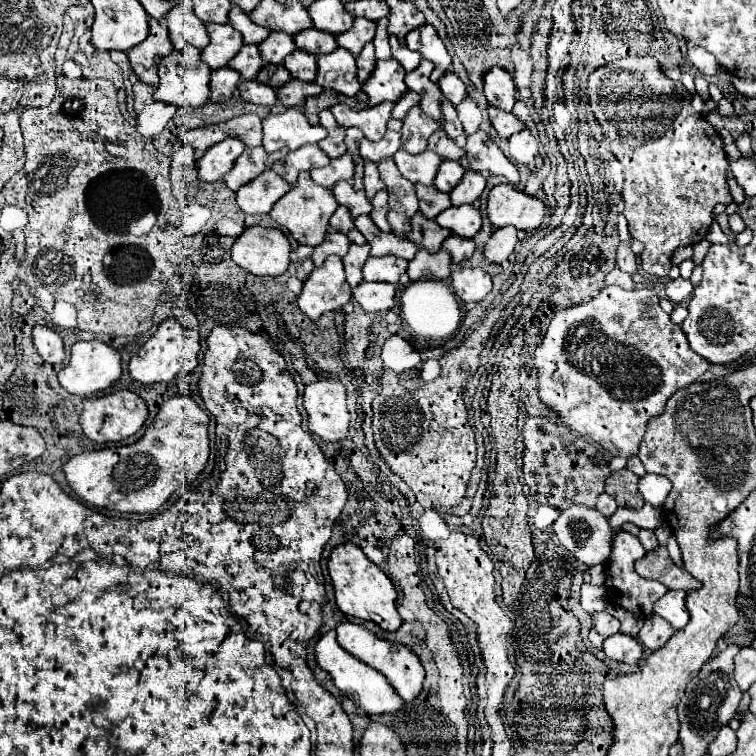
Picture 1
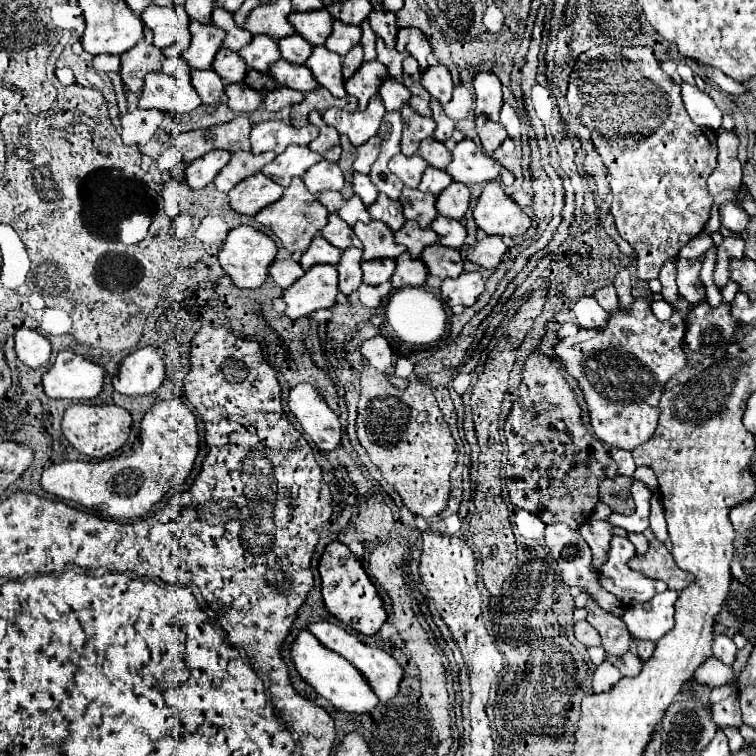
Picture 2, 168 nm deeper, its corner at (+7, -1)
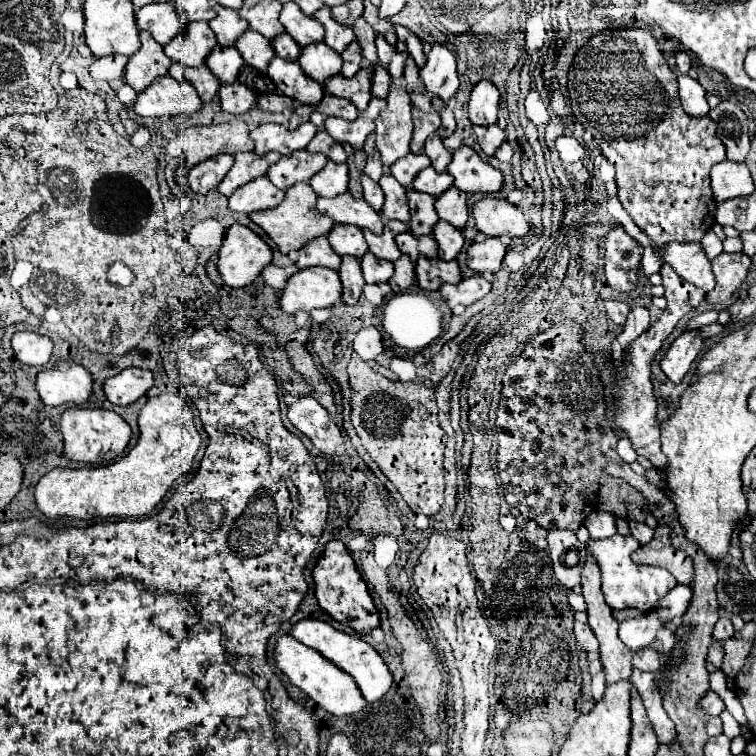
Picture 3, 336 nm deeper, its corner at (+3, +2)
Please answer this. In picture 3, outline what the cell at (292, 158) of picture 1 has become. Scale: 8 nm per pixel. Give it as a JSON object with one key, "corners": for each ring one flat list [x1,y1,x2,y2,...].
{"corners":[[306,150,282,156,270,170,268,178,280,190,288,190,296,182,310,182,310,178,324,168,328,158,324,154,312,154]]}

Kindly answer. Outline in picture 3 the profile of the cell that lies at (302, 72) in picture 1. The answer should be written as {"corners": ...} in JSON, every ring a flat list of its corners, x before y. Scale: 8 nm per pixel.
{"corners":[[274,56,268,64,268,72,270,80,276,84,278,92,282,92,284,96,296,100,296,102,302,102,302,104,310,104,310,106,316,106,320,104,322,96,324,96,324,88,308,78,298,62,292,62,292,60,282,60,278,56]]}

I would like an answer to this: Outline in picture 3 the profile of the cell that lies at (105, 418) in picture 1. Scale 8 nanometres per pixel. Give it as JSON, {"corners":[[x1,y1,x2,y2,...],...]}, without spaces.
{"corners":[[68,408,60,420,64,438,64,456,84,464,106,464,118,458,130,442,130,426,114,410,100,408]]}

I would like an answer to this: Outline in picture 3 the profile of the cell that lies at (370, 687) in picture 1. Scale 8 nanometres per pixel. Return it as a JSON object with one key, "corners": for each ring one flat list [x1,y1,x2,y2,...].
{"corners":[[288,634,280,636,276,642,274,664,296,688,300,688,308,698,312,698,316,702,316,706,324,708,326,712,330,712,334,716,350,716,350,714,360,712,366,706,366,700,362,698,360,690,356,688,356,682,352,680,352,676,348,676,340,668,334,668,330,664,330,660,324,660,320,654,316,654,316,650,296,642]]}

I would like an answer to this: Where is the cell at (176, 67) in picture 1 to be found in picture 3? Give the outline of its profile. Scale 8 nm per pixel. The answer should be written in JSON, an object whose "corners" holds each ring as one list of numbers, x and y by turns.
{"corners":[[170,74,156,78,134,102,134,112,144,118,194,114,202,106,196,90,188,82,178,82]]}

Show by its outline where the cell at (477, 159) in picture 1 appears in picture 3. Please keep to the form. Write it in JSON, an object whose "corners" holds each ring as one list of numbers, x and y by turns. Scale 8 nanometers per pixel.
{"corners":[[462,146,452,154,448,172,456,178,454,186,468,194,500,192,504,182,502,174,490,164,482,162,482,158,468,146]]}

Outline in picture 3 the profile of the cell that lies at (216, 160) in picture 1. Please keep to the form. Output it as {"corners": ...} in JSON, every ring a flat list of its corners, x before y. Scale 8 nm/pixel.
{"corners":[[212,156,212,160,204,160,204,164,198,164,188,172,188,184,192,192,196,194,208,194,214,190,226,172,232,168,234,156]]}

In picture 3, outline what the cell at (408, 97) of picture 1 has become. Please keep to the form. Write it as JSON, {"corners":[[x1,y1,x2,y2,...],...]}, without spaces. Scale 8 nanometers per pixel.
{"corners":[[376,64,374,72,372,72,372,96,384,98,388,94,390,82,392,82,392,78,388,76,388,72,384,72,384,68,380,68,380,64]]}

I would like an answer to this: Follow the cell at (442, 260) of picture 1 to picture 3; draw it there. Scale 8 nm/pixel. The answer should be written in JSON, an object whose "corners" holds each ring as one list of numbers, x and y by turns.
{"corners":[[400,256,394,262,394,276,388,280,390,288,400,294,404,290,408,290,410,286,414,286,414,264,408,260,408,256]]}

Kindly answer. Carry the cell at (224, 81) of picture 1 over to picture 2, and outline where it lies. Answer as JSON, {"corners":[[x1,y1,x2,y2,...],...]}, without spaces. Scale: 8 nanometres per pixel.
{"corners":[[192,69,192,85,196,87,202,103,212,105,212,103,218,103,220,101,226,83,212,69,204,69,204,71]]}

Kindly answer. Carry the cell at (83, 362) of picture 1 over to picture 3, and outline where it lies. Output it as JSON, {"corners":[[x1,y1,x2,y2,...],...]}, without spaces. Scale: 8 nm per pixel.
{"corners":[[60,360,54,368,38,372,36,390,44,406,80,406,92,396,92,376,80,364]]}

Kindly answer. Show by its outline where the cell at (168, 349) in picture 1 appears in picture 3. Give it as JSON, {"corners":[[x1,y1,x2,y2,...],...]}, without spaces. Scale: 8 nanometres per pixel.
{"corners":[[126,368,118,376,112,376,104,382,104,396,116,406,128,406,144,396,154,384,152,372,140,368]]}

